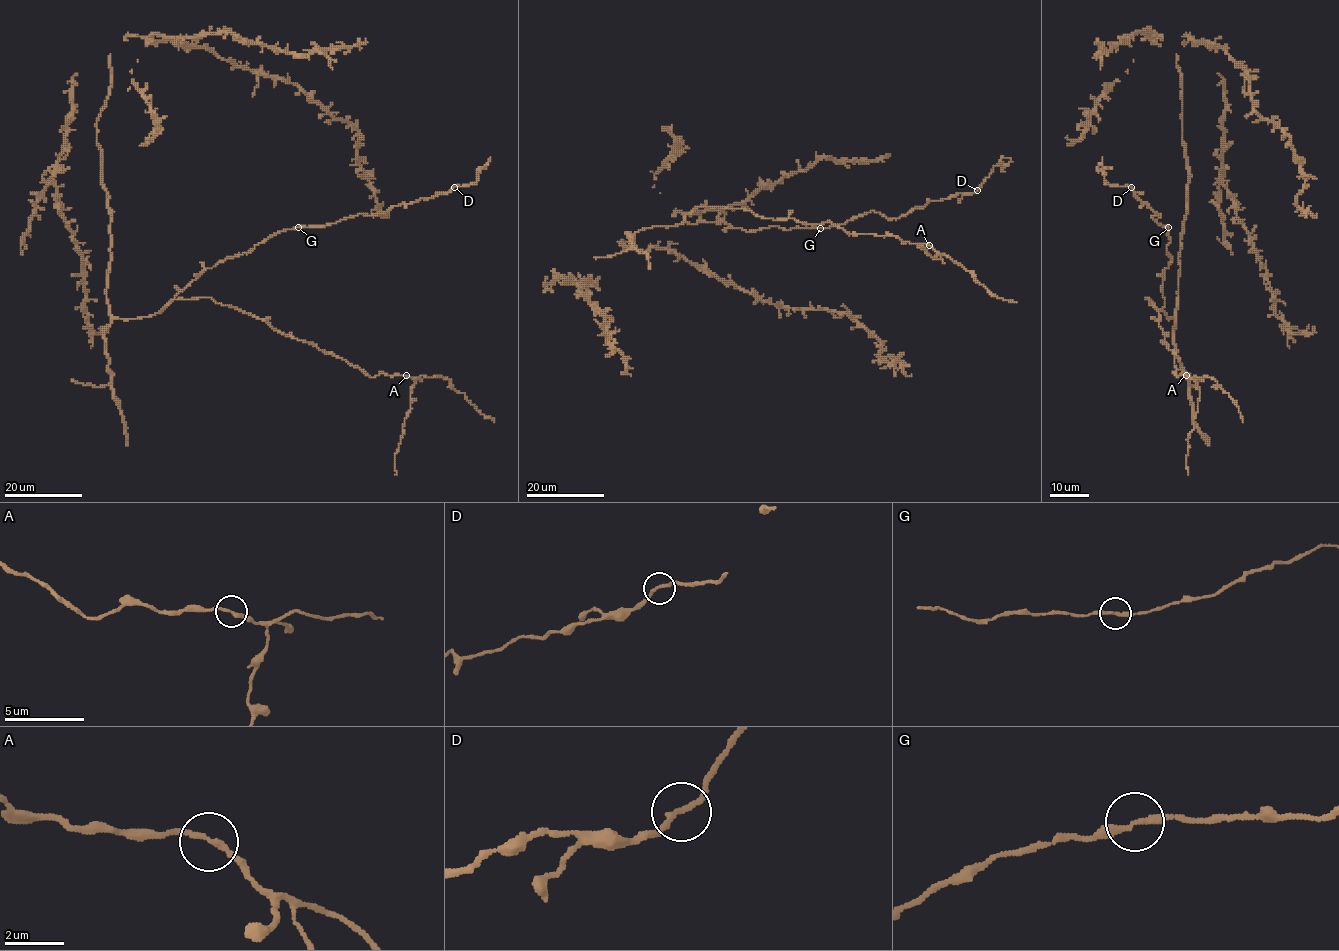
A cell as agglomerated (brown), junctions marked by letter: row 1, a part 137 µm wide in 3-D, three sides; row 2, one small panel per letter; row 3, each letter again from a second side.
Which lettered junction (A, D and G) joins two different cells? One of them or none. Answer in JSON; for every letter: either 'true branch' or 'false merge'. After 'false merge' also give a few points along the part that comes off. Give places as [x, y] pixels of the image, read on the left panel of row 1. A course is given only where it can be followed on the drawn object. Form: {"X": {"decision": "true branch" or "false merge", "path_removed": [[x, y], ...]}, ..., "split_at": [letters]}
{"A": {"decision": "true branch"}, "D": {"decision": "true branch"}, "G": {"decision": "true branch"}, "split_at": []}

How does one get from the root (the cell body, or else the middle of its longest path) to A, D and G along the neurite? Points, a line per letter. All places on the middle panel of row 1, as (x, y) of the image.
A: (632, 245), (628, 237), (636, 231), (678, 225), (702, 206), (810, 224), (830, 222), (849, 233), (928, 245)
D: (632, 245), (628, 237), (636, 231), (702, 221), (755, 231), (829, 227), (871, 211), (892, 220), (977, 190)
G: (632, 245), (633, 238), (628, 237), (636, 231), (702, 221), (726, 222), (746, 231), (771, 226), (820, 227)

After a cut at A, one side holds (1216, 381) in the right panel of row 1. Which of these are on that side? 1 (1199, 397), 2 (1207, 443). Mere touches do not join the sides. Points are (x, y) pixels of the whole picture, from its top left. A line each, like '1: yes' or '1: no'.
1: yes
2: no

